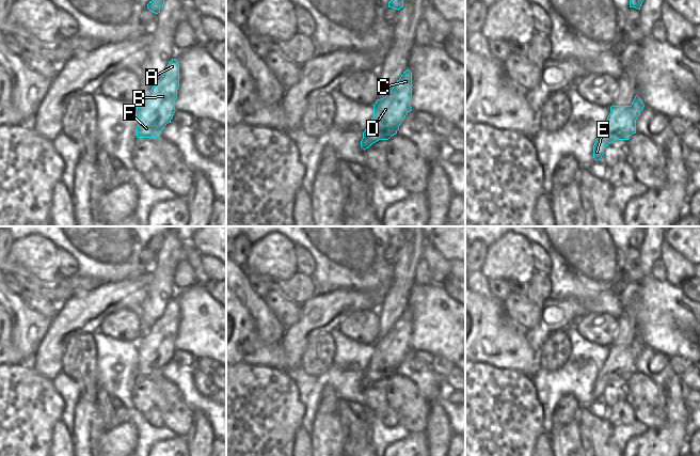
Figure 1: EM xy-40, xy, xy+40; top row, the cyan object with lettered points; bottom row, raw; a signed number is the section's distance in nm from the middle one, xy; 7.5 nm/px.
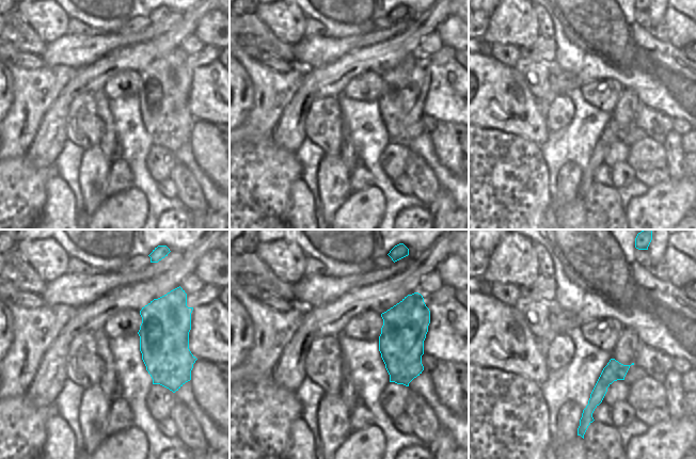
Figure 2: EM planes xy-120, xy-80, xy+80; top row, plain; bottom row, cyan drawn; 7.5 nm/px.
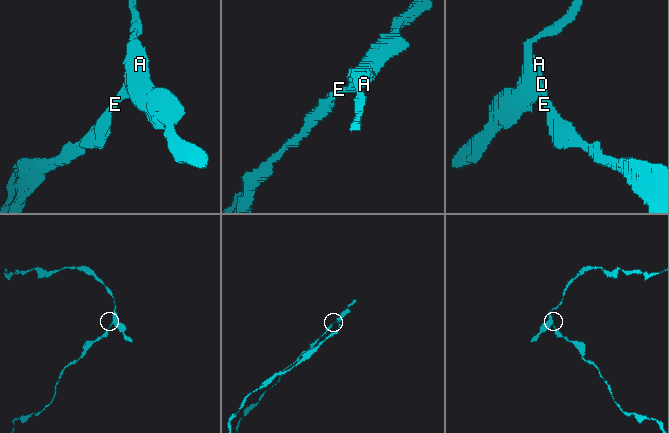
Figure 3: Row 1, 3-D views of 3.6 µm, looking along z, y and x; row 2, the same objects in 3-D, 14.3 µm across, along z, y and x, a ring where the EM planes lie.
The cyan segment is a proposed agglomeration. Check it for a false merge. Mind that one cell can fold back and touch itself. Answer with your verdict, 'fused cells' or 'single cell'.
fused cells

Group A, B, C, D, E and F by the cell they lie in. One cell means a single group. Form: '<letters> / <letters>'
A B C D F / E

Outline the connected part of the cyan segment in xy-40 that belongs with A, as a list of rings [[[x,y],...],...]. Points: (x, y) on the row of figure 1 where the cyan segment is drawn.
[[[172,59],[162,77],[156,81],[148,95],[137,101],[139,124],[137,138],[159,138],[161,130],[175,113],[175,100],[179,88],[179,64]]]

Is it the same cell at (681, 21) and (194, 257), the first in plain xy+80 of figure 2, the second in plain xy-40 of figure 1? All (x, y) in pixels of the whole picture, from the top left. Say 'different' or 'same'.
same

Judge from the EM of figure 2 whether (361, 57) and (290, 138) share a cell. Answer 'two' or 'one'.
one

